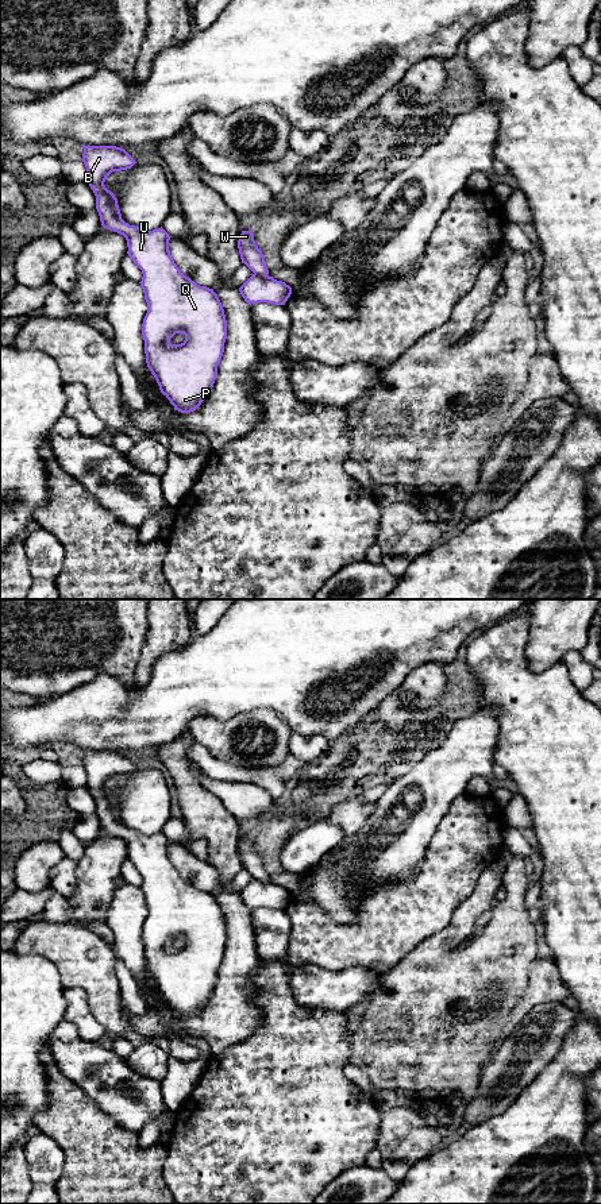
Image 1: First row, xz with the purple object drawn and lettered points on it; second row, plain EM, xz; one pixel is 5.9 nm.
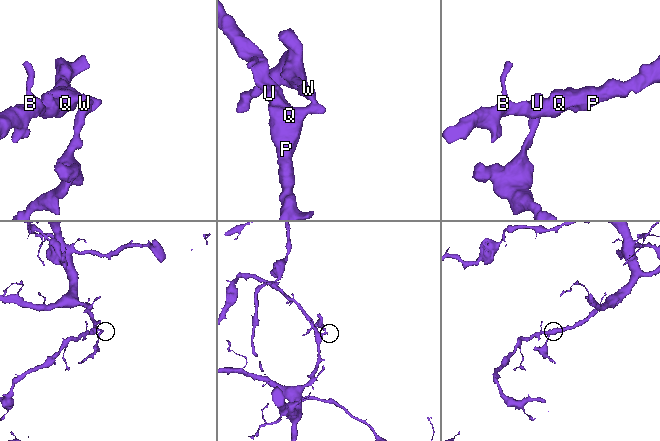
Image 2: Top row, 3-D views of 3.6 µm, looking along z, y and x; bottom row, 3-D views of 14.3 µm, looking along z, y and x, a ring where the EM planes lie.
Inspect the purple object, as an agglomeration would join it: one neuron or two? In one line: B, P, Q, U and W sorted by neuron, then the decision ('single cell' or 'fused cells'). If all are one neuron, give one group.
groups B P Q U / W; fused cells

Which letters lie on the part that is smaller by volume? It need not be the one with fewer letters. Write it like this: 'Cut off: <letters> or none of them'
Cut off: W

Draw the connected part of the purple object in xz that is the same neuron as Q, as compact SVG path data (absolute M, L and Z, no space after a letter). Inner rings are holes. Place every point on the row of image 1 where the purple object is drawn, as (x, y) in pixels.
M81 146L84 148L81 161L86 167L86 181L96 196L96 209L101 225L126 238L127 254L143 274L139 283L147 302L147 313L142 324L147 367L161 393L174 409L181 413L190 413L209 395L217 375L217 366L227 339L227 320L223 305L213 289L200 286L181 273L169 251L170 236L162 227L145 231L122 219L117 198L105 188L104 182L112 171L131 169L136 163L135 159L122 147ZM176 333L185 335L181 344L170 343Z

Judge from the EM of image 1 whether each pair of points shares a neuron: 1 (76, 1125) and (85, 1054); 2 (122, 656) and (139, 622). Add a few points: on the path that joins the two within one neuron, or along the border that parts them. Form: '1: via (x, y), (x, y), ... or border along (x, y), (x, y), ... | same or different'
1: border along (58, 1068), (103, 1112) | different
2: via (122, 648), (122, 643), (131, 631) | same

